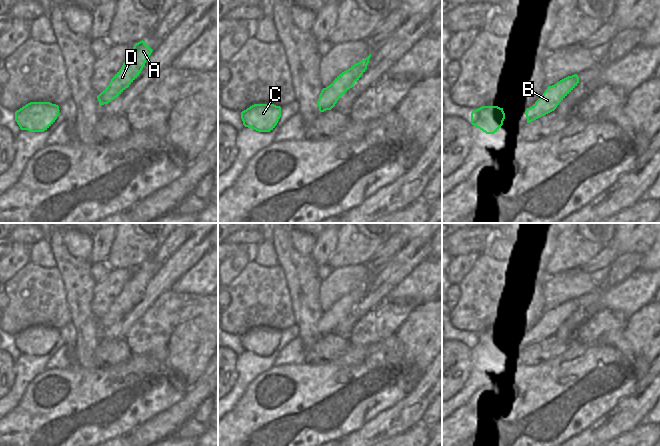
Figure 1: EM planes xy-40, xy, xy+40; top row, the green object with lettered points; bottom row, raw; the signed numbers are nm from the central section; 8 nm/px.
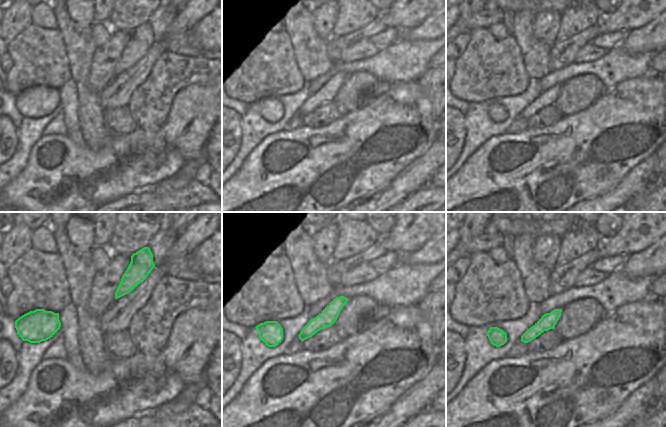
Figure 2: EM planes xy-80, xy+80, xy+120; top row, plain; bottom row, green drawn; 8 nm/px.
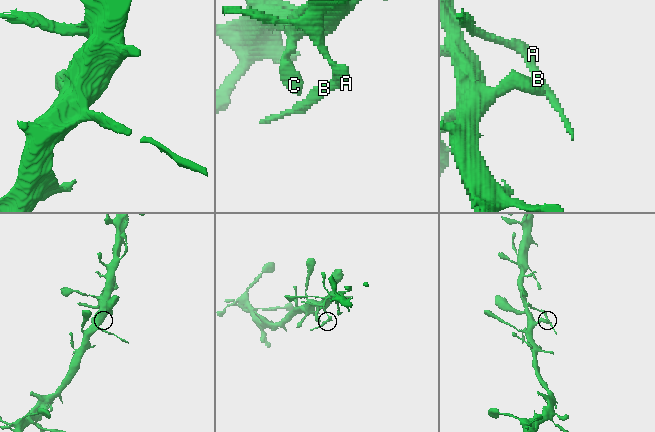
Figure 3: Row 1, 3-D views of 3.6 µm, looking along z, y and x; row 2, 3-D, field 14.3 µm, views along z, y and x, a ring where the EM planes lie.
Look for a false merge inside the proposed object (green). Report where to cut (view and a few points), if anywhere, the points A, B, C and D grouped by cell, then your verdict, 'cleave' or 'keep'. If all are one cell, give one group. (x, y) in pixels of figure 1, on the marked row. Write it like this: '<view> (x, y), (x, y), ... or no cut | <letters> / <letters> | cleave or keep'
no cut | A B C D | keep

